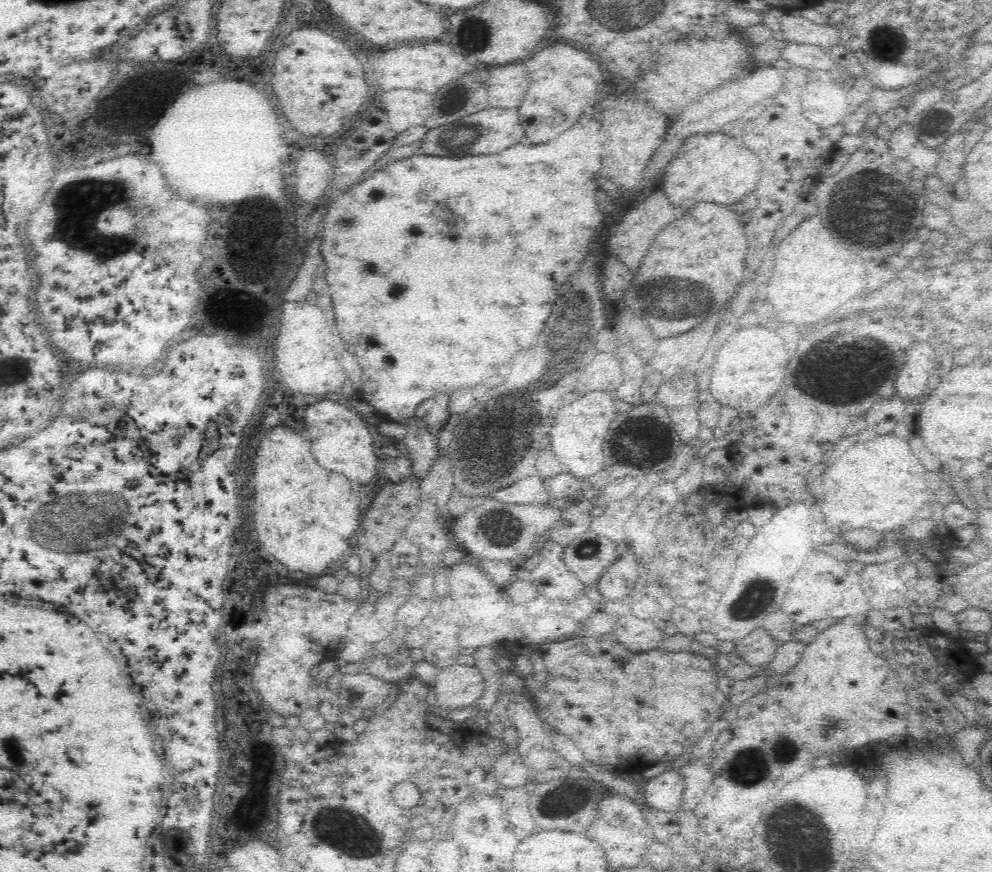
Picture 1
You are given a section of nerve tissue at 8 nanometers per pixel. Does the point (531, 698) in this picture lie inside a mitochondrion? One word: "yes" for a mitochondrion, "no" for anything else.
no

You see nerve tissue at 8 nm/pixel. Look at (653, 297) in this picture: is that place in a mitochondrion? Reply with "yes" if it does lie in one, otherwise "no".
yes

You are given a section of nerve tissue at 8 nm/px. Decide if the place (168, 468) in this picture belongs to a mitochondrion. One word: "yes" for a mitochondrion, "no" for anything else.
no

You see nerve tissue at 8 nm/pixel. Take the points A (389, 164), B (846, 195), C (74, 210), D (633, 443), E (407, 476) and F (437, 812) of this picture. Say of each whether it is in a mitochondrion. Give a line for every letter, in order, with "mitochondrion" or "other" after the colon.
A: other
B: mitochondrion
C: mitochondrion
D: mitochondrion
E: other
F: other

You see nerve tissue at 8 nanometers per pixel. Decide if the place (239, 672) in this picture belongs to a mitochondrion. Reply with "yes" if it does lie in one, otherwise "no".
no

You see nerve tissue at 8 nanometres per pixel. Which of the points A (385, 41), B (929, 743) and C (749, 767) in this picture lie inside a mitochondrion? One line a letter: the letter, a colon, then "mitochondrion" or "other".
A: other
B: other
C: mitochondrion

